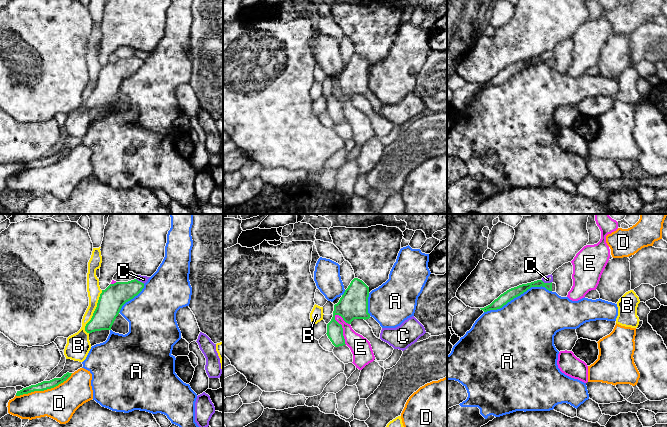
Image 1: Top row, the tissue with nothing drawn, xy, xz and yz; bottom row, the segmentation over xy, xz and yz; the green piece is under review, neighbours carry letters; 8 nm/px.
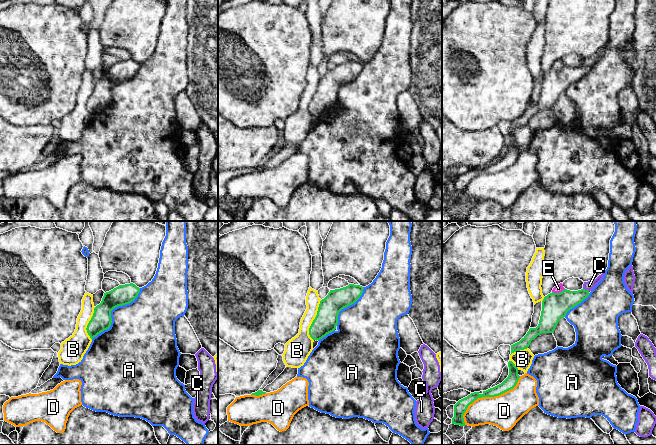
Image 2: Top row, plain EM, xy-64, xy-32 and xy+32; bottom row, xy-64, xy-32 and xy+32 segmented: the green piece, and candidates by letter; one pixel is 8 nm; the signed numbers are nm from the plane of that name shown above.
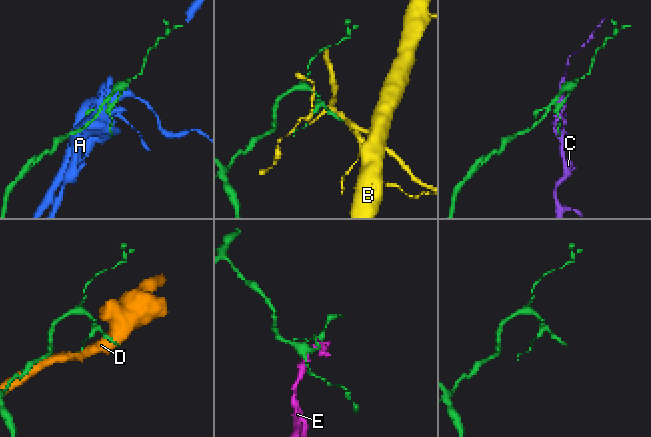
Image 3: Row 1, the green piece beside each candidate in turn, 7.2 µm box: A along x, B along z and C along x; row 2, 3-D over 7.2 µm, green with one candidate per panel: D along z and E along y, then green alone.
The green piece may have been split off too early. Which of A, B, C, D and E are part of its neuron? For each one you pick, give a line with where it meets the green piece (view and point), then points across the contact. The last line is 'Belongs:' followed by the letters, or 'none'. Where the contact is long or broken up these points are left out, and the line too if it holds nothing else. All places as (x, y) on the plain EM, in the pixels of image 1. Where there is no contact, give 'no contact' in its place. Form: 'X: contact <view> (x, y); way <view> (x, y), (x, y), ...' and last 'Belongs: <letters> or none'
Belongs: none

